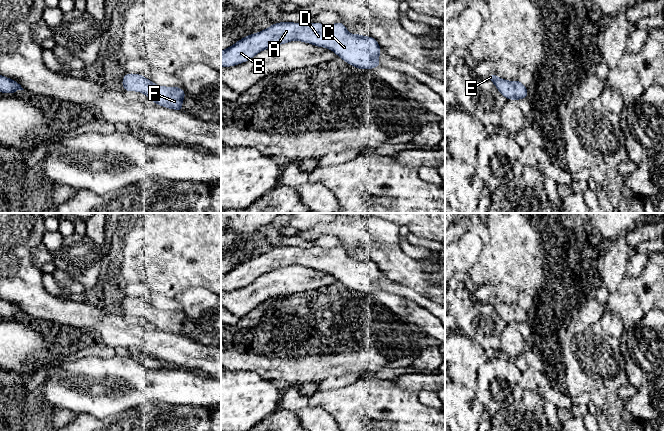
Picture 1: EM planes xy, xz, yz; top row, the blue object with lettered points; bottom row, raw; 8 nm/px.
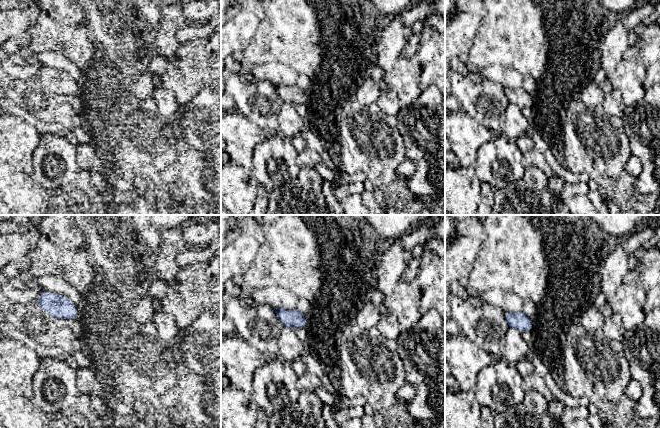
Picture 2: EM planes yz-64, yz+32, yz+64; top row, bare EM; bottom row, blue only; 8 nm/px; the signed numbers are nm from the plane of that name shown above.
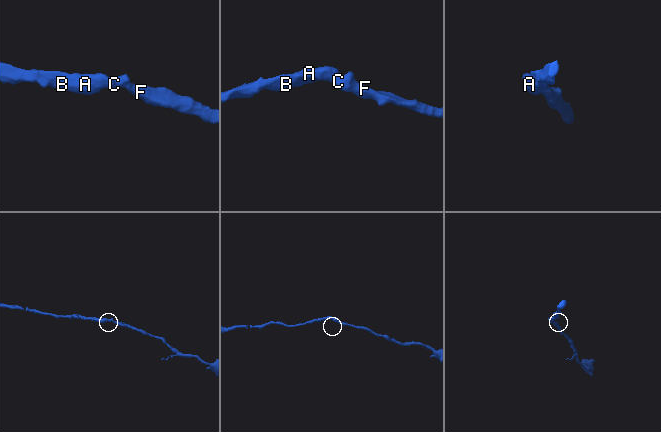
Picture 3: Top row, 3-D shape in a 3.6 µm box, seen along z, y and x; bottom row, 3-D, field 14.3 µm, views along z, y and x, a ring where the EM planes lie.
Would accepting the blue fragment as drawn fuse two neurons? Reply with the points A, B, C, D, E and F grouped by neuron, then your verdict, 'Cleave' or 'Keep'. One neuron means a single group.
Groups: A B C D E F. Keep

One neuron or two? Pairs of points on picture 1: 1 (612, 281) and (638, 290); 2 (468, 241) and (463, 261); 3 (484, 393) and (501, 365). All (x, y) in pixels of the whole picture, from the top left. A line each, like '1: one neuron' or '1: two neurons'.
1: two neurons
2: one neuron
3: one neuron

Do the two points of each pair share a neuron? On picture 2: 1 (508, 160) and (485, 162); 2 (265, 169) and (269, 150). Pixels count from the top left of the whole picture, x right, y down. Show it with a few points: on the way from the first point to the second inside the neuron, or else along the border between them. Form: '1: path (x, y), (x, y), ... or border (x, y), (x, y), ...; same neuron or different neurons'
1: path (502, 161), (491, 162); same neuron
2: path (269, 164), (269, 155); same neuron

